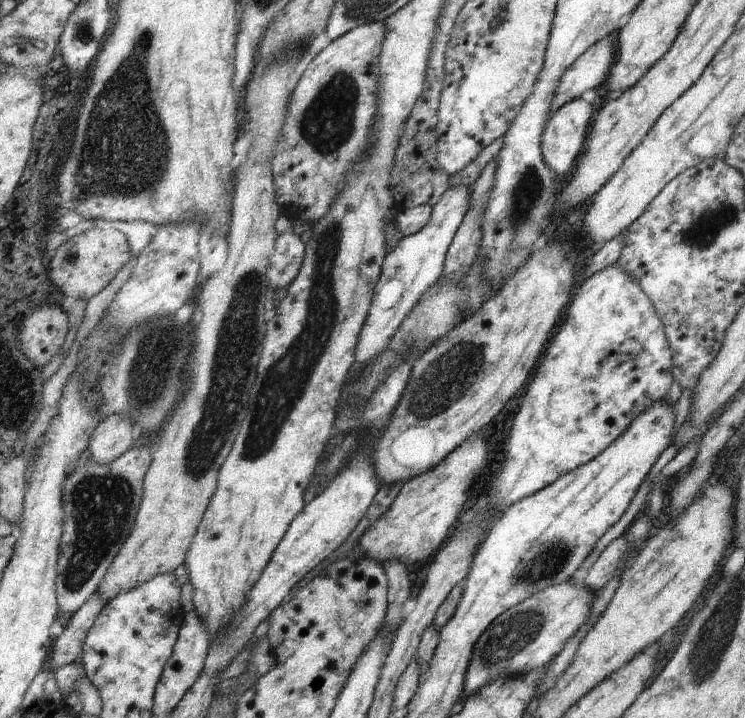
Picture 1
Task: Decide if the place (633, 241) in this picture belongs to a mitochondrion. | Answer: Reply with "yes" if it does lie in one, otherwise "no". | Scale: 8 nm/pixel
no

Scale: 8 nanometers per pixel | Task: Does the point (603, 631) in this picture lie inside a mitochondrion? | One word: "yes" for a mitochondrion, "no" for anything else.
no

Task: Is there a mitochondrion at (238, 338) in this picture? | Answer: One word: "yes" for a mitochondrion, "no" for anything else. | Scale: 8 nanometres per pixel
yes

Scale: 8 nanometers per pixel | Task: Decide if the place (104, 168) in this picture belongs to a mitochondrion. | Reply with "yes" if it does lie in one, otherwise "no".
yes

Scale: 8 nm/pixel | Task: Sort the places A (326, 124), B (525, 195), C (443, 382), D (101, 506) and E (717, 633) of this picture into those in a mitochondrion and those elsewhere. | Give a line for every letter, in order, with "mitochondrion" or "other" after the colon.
A: mitochondrion
B: mitochondrion
C: mitochondrion
D: mitochondrion
E: mitochondrion

